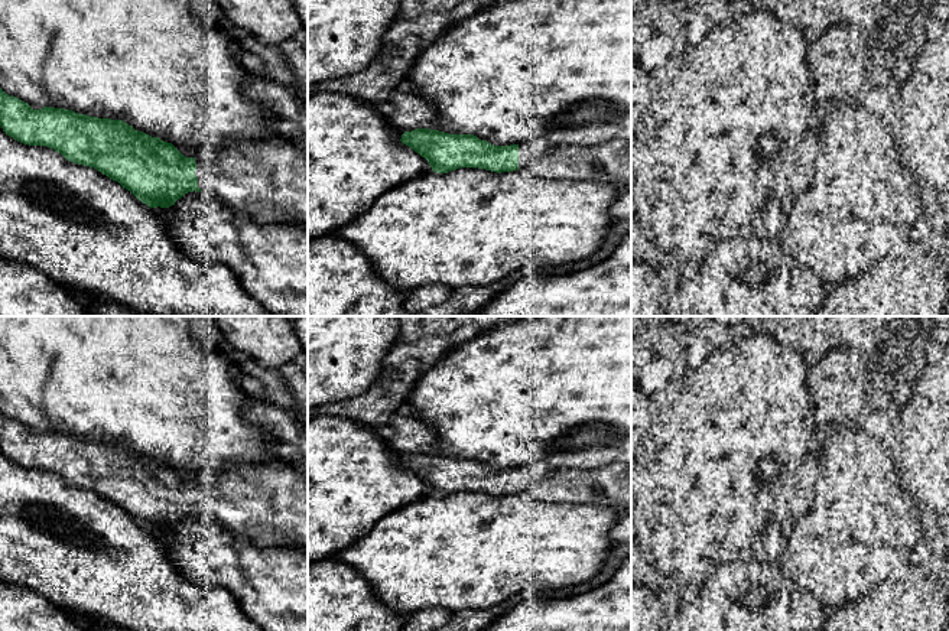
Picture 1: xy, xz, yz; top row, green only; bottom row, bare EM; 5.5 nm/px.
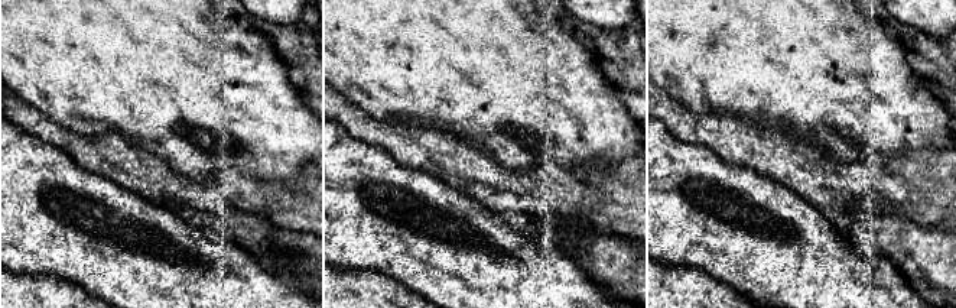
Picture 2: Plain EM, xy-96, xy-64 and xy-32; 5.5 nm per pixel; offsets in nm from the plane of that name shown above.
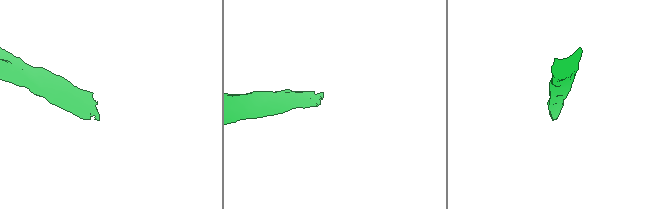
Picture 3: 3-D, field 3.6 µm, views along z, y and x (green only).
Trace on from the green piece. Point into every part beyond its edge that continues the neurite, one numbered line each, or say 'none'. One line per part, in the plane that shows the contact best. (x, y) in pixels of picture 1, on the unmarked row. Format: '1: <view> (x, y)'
1: xy (266, 504)

